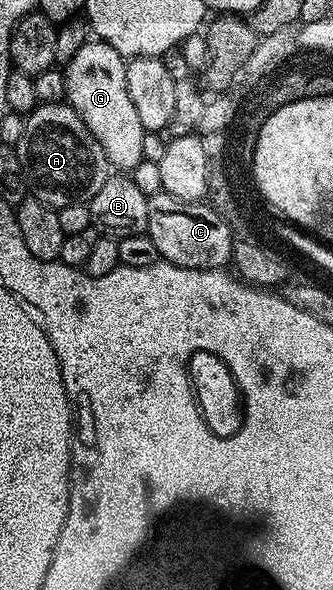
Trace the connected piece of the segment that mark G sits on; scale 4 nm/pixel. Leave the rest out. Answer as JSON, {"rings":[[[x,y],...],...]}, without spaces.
{"rings":[[[90,38],[64,66],[65,103],[74,108],[76,114],[80,114],[84,126],[88,126],[88,130],[92,130],[92,138],[96,138],[96,142],[100,142],[111,165],[118,170],[133,170],[140,163],[143,159],[144,138],[147,134],[146,128],[140,126],[140,117],[136,114],[136,106],[132,106],[132,98],[128,95],[126,65],[127,61],[116,50],[112,50],[112,46],[108,46],[100,39]]]}

